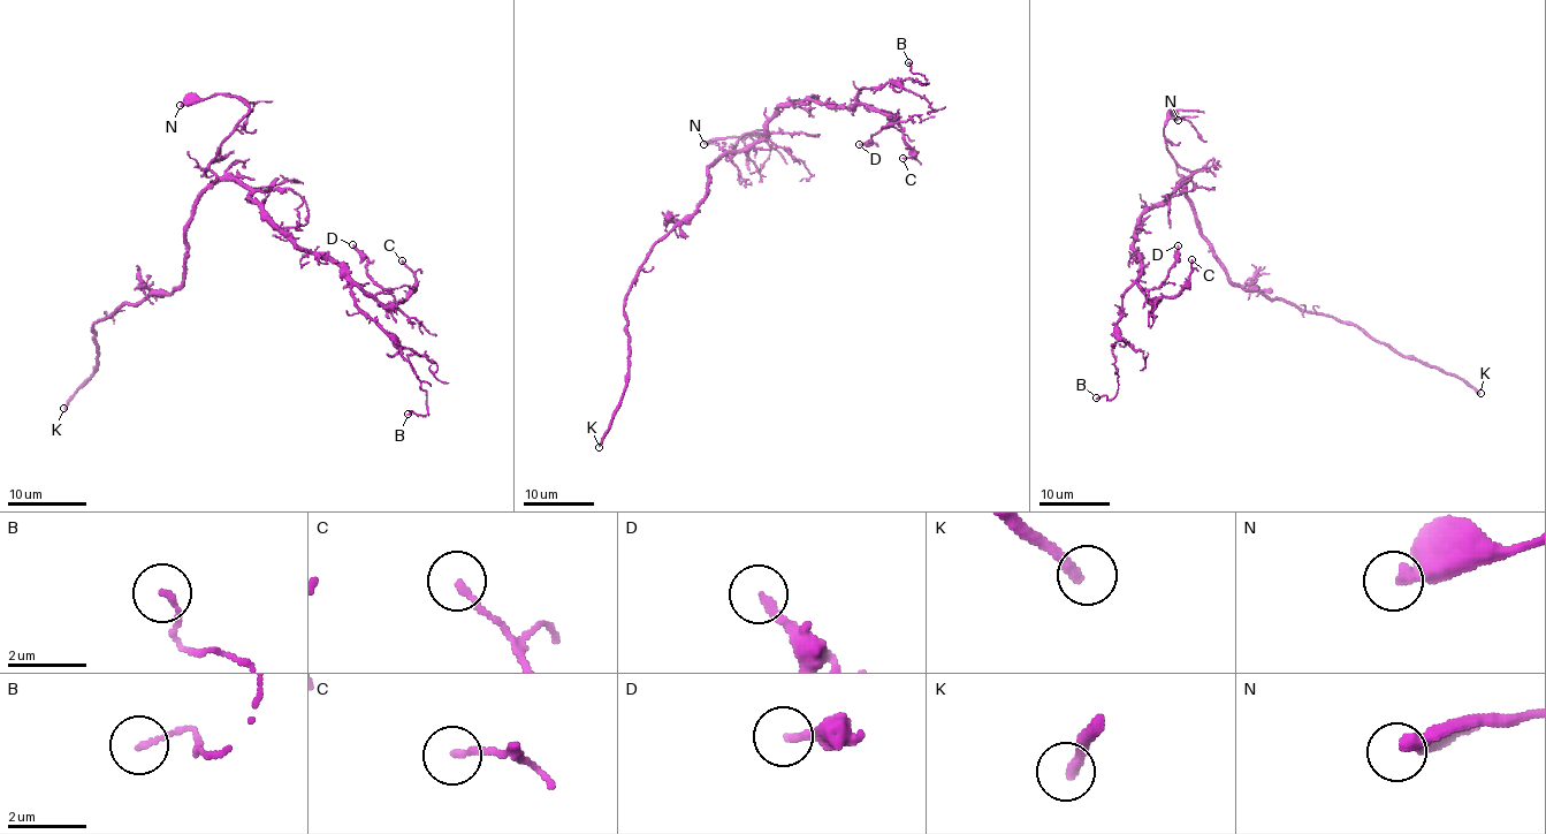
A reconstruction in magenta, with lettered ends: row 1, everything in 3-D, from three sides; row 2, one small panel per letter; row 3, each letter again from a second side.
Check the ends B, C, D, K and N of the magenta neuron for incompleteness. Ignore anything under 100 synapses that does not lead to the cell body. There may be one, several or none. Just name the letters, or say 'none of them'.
K, N

